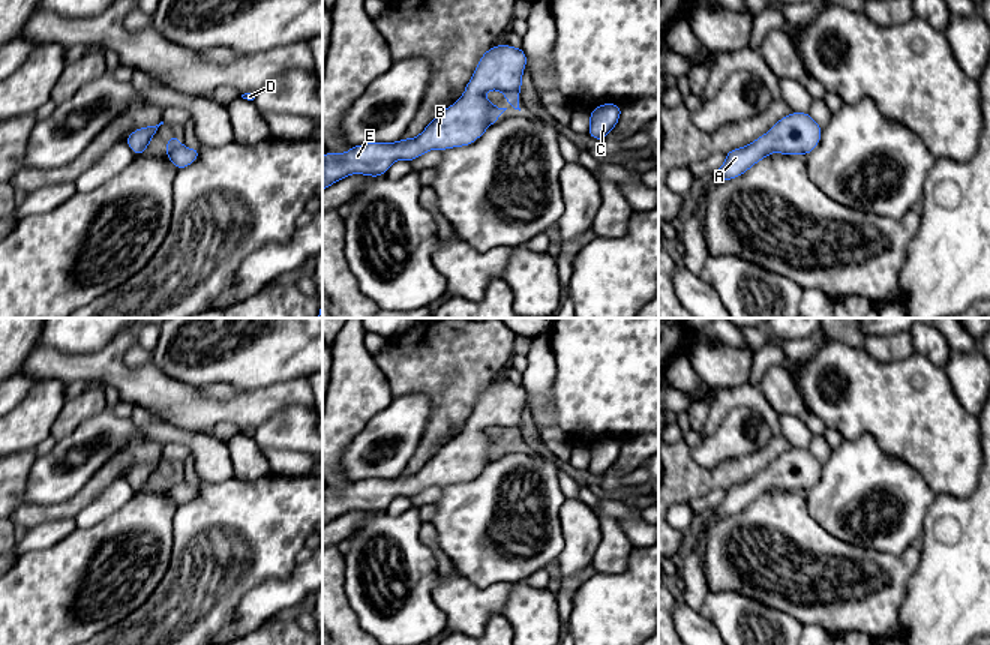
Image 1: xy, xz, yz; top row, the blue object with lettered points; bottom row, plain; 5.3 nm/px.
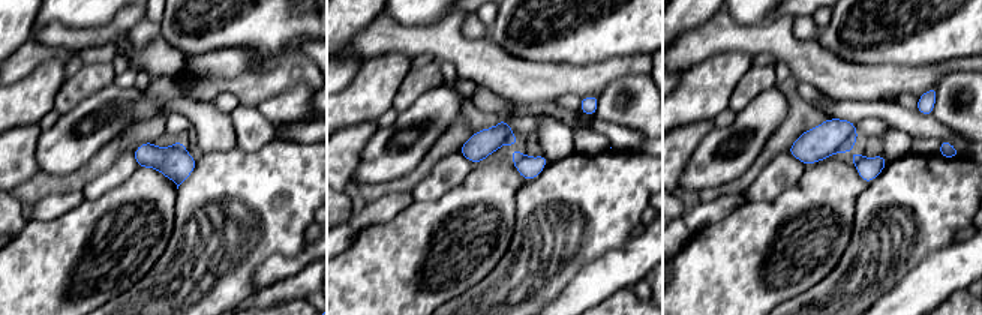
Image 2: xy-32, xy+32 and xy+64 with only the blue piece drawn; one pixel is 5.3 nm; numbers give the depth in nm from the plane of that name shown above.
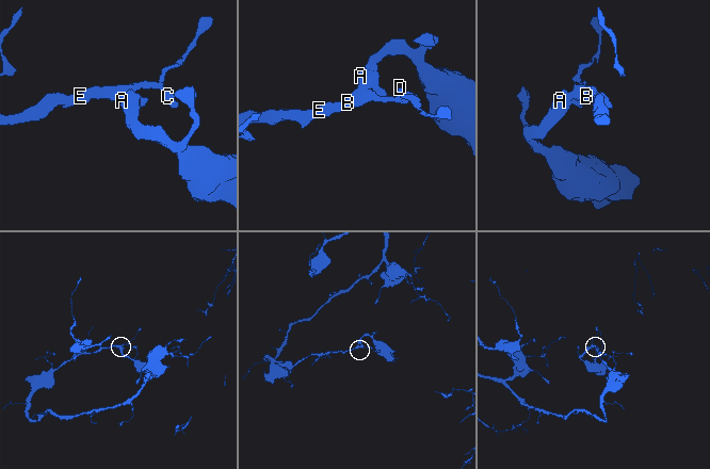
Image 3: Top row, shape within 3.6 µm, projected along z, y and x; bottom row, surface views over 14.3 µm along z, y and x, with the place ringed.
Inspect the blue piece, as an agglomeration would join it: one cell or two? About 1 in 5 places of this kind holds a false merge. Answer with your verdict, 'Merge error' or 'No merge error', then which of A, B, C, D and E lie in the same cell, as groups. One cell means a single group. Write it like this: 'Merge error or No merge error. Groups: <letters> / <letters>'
No merge error. Groups: A B C D E

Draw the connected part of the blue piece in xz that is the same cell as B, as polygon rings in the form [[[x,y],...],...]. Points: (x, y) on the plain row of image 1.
[[[512,381],[489,384],[480,393],[464,430],[441,447],[420,471],[396,478],[370,477],[345,489],[327,486],[322,494],[322,526],[352,510],[384,512],[396,496],[411,498],[435,484],[448,486],[472,480],[507,446],[489,438],[484,434],[486,428],[501,428],[507,438],[520,447],[519,429],[526,399],[522,384]]]

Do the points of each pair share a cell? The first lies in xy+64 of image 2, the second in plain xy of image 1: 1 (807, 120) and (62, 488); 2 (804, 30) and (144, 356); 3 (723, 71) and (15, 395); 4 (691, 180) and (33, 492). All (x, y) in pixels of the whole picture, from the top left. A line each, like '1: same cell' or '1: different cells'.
1: different cells
2: same cell
3: different cells
4: same cell

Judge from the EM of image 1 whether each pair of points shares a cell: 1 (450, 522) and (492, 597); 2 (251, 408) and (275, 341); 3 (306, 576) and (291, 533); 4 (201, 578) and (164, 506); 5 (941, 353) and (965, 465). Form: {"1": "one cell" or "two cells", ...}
{"1": "two cells", "2": "two cells", "3": "two cells", "4": "two cells", "5": "two cells"}

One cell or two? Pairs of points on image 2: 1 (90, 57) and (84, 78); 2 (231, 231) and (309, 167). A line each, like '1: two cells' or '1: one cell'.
1: two cells
2: one cell

